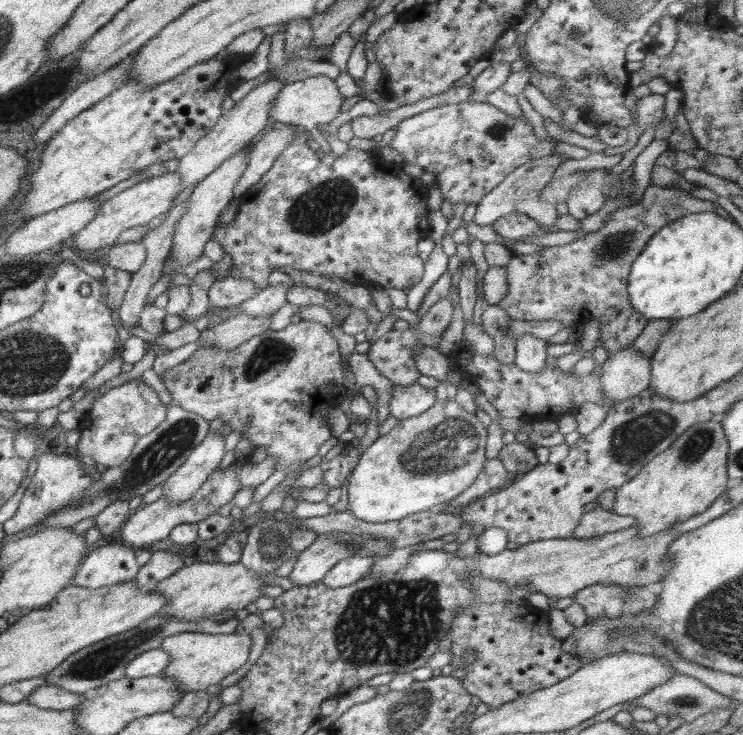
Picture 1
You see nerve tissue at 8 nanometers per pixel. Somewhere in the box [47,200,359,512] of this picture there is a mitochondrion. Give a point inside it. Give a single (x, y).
(178, 437)

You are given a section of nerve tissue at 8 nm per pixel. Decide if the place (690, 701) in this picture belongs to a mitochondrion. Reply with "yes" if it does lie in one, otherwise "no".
yes

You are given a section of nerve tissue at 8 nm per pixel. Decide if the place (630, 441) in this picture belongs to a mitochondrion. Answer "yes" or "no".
yes

